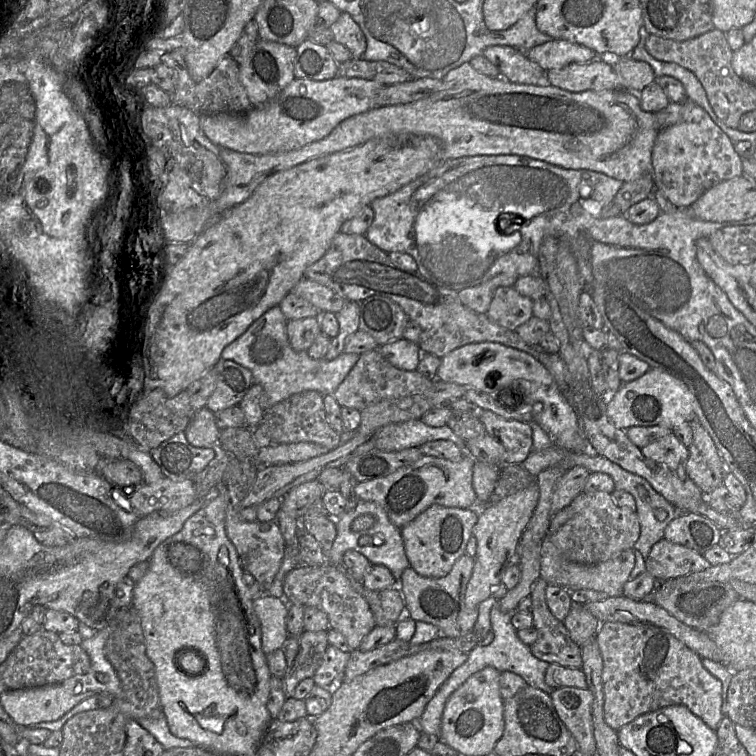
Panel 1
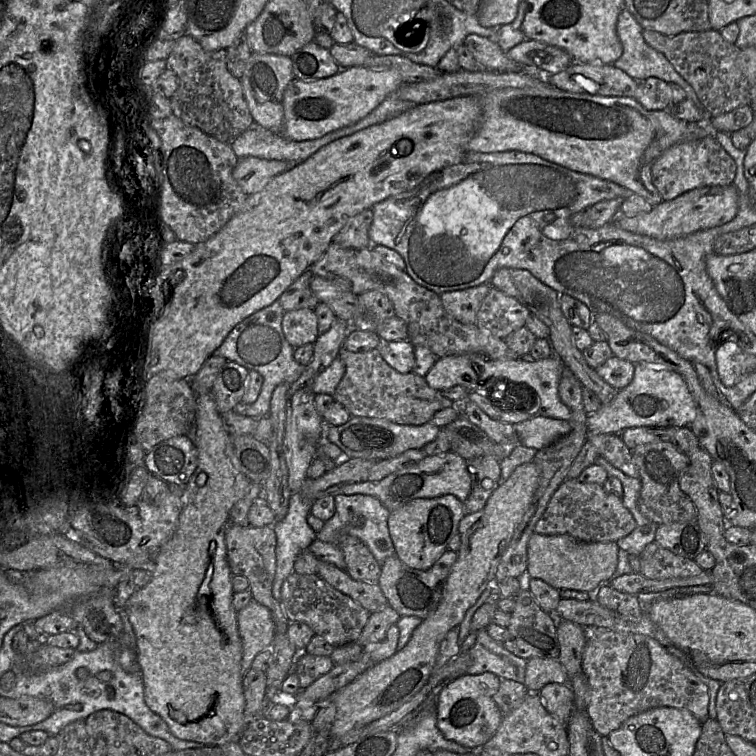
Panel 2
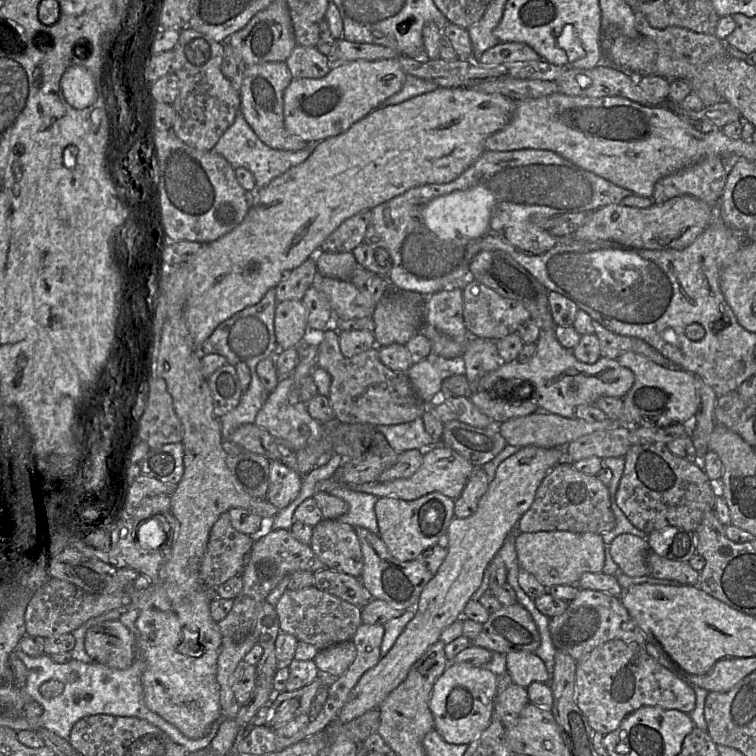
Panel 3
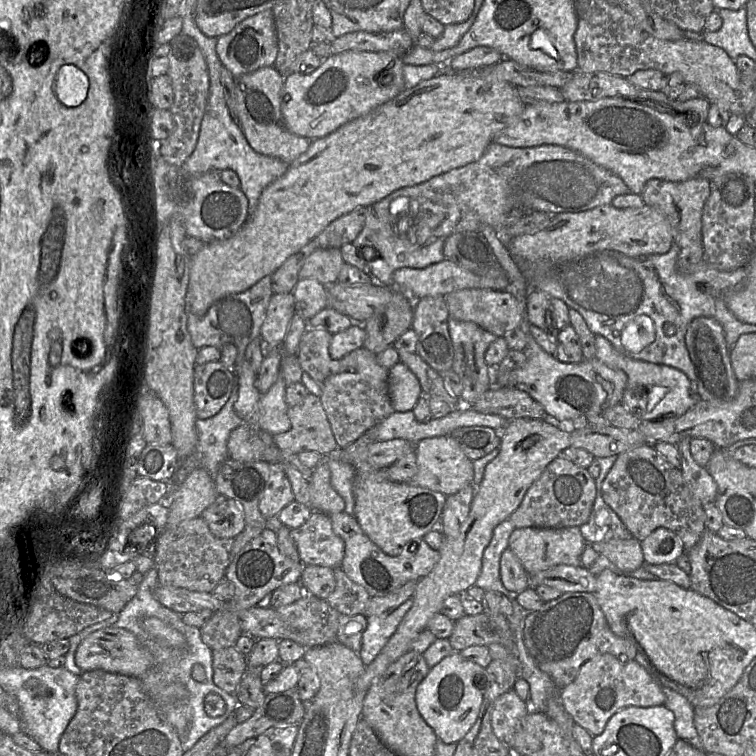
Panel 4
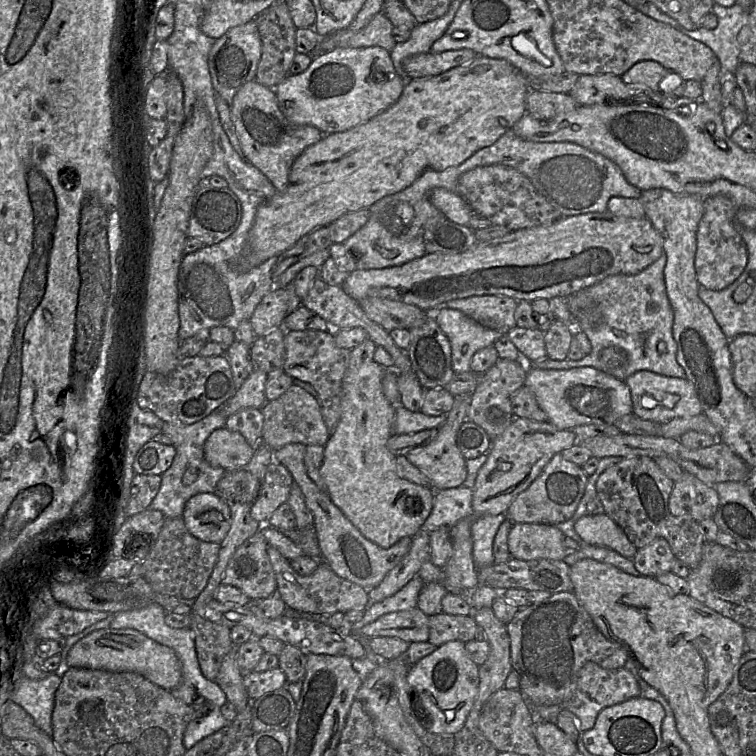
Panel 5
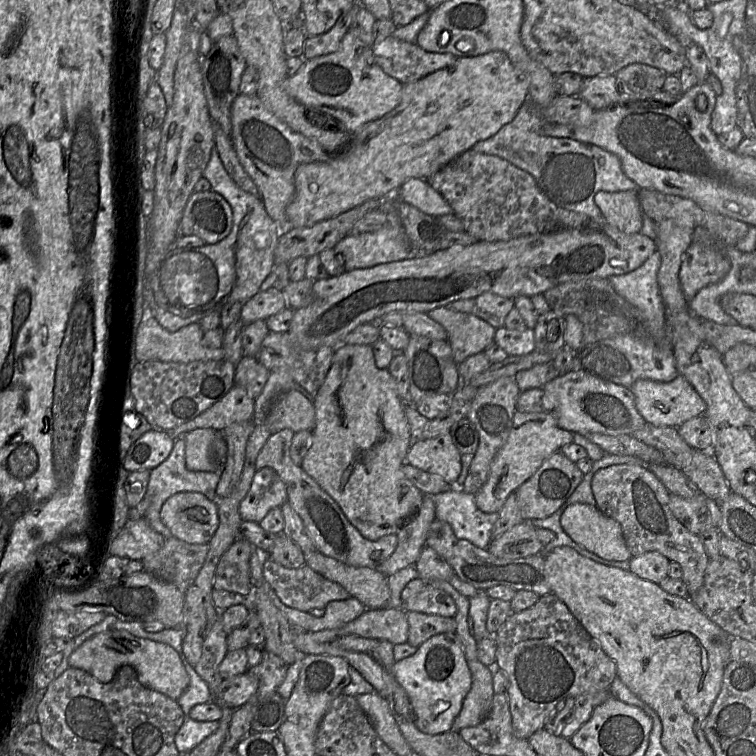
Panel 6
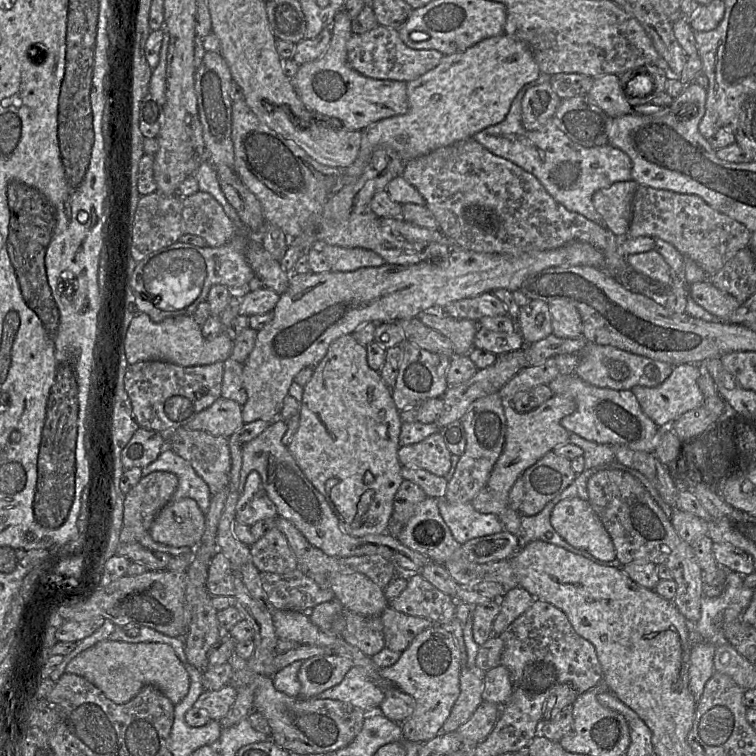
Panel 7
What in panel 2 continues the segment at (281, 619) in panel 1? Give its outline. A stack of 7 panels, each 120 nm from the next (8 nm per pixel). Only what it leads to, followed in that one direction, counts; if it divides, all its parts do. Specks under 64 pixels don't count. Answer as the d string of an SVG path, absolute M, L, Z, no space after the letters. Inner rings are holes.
M255 600L238 611L237 620L243 643L242 668L245 674L256 655L272 646L275 624L270 610Z

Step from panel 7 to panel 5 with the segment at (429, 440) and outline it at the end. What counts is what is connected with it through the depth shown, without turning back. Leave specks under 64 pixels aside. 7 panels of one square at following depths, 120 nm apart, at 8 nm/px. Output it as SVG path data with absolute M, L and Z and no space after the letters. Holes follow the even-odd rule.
M470 395L456 397L455 404L447 414L444 424L438 428L436 438L428 446L414 450L411 454L405 456L426 475L430 482L430 488L434 491L460 487L467 477L466 459L456 444L456 436L461 424L470 421L468 418L470 404Z

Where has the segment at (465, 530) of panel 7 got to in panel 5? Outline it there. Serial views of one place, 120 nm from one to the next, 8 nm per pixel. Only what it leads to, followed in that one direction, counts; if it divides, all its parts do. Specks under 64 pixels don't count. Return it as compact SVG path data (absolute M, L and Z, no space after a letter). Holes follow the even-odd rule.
M465 486L435 491L431 513L422 530L433 532L441 527L452 528L459 520L473 514L473 490ZM505 514L486 515L479 517L472 524L473 559L477 569L494 564L493 542L499 526L505 519Z

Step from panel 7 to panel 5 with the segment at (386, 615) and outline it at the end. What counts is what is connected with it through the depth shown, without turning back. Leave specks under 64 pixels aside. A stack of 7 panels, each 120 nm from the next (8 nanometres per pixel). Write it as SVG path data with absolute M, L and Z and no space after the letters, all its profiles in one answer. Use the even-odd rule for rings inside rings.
M437 614L429 616L428 642L436 647L450 641L467 643L475 640L479 626L471 616Z

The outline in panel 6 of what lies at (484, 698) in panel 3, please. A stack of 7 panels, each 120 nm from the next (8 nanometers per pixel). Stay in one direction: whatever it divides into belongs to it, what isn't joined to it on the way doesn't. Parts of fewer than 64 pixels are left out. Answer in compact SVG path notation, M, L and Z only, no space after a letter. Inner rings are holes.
M454 633L431 637L418 647L415 654L396 662L390 672L406 691L414 713L414 723L421 732L437 735L451 731L472 685L464 651Z

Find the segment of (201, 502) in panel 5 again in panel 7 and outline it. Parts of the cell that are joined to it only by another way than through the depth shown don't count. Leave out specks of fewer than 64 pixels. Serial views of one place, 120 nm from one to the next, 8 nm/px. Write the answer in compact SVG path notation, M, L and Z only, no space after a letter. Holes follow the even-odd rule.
M192 498L169 502L154 518L149 534L152 539L172 547L195 548L205 531L205 514Z

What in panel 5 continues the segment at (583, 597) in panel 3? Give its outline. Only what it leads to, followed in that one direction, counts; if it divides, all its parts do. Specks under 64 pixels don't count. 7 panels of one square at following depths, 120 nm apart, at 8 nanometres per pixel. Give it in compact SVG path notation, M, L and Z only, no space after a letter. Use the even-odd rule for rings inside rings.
M573 592L554 593L541 603L520 608L506 624L506 629L510 638L512 671L519 676L520 692L530 710L535 706L561 705L575 691L579 671L586 663L594 662L602 668L616 670L623 668L628 660L627 651L600 632Z

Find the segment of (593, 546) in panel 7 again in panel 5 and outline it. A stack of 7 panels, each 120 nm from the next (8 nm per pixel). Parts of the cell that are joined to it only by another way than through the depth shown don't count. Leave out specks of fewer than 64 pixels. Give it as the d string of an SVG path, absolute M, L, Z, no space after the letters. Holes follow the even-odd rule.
M605 513L582 516L574 529L585 543L611 549L623 557L632 559L638 551L623 529Z

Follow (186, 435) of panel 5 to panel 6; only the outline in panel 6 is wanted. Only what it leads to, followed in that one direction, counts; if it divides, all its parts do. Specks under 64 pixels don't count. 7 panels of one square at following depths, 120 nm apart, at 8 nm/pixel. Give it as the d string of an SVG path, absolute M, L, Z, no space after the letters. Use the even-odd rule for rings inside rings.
M177 439L170 455L160 465L150 471L149 483L144 497L149 497L150 505L147 508L144 519L165 539L172 537L169 529L161 521L161 508L165 501L179 492L198 492L205 495L209 500L216 498L216 488L220 480L220 473L206 471L191 471L186 467L185 441Z

